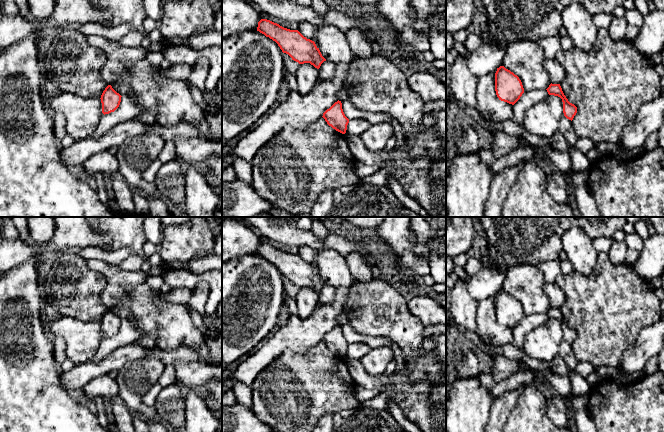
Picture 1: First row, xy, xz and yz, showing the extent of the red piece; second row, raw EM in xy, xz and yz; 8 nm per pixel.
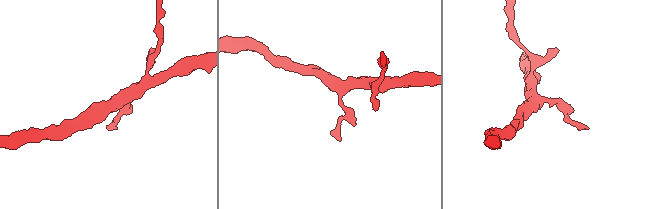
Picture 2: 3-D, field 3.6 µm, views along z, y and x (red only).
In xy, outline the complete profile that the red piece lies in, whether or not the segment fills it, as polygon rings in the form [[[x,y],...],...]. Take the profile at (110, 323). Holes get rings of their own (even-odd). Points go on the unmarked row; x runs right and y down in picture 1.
[[[108,309],[101,319],[102,337],[114,336],[120,329],[121,319],[117,317],[111,309]]]

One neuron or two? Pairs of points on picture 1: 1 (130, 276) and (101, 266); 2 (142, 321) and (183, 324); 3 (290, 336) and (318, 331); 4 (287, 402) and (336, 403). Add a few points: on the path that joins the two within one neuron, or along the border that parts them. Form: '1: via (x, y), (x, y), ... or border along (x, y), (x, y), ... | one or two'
1: via (123, 276), (116, 276), (108, 270) | one
2: via (152, 321), (169, 321), (173, 324) | one
3: via (297, 335), (311, 331) | one
4: via (299, 398), (301, 396), (324, 396) | one

